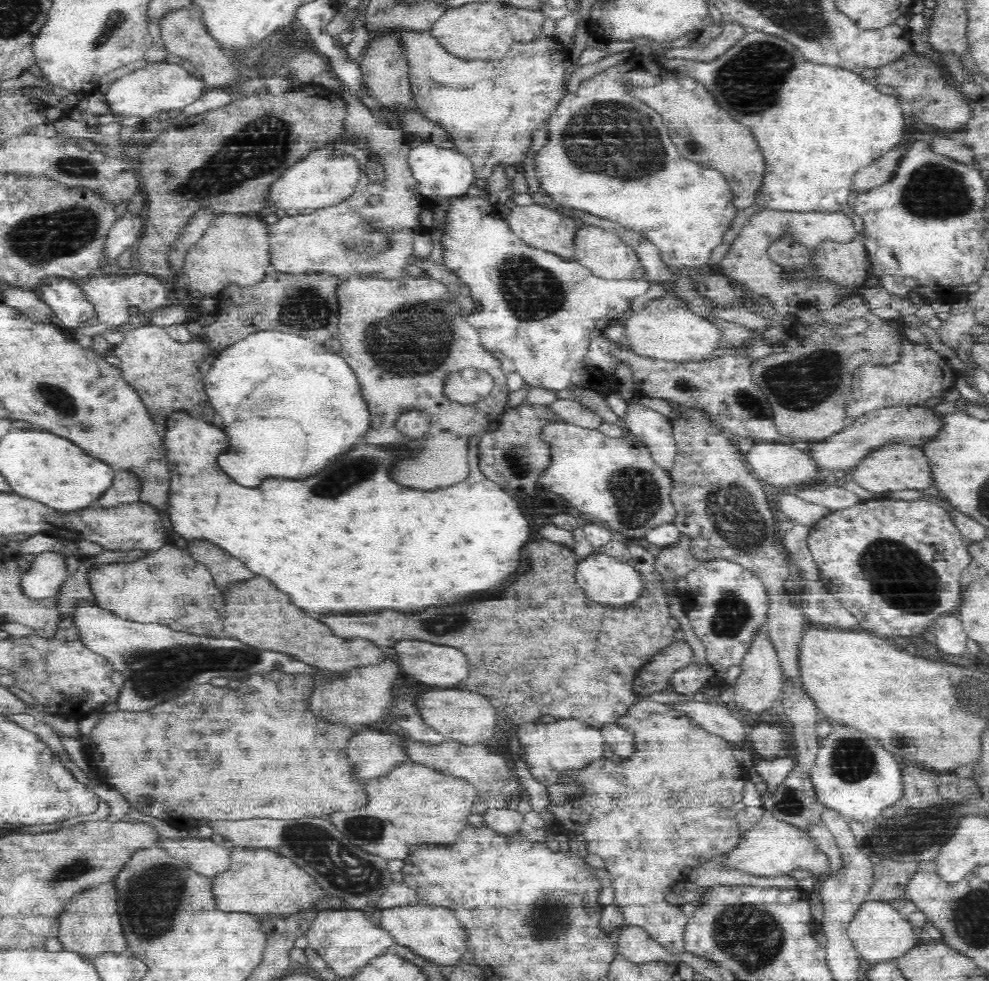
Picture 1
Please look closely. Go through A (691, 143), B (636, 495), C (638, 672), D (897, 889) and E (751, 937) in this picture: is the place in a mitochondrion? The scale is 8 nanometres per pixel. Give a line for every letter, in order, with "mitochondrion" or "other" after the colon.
A: mitochondrion
B: mitochondrion
C: other
D: other
E: mitochondrion

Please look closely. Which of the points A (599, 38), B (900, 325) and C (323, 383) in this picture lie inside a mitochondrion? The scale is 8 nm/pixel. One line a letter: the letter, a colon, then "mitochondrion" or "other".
A: other
B: other
C: other

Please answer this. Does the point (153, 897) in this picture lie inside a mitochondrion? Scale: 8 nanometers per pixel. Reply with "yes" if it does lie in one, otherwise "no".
yes

